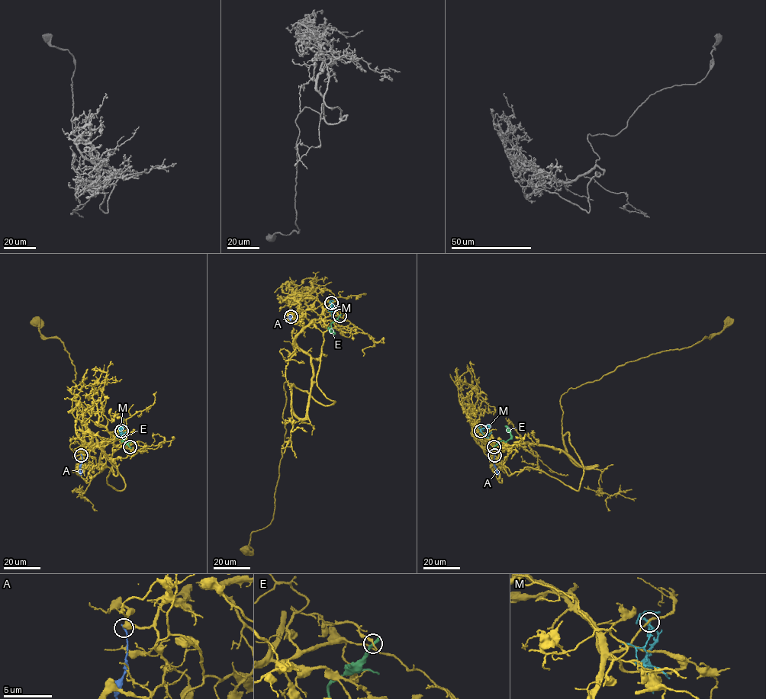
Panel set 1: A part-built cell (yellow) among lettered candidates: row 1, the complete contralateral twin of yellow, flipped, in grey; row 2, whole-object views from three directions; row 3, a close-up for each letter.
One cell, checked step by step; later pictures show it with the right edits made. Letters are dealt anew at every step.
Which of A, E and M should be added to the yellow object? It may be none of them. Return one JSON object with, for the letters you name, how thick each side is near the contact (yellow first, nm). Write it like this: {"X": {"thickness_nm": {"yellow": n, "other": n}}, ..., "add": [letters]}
{"add": []}

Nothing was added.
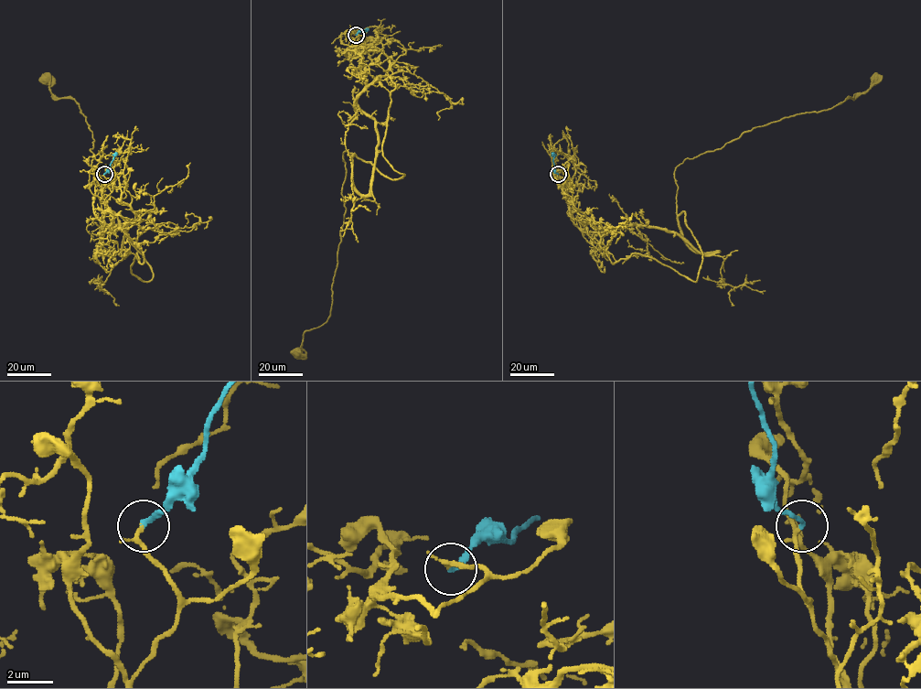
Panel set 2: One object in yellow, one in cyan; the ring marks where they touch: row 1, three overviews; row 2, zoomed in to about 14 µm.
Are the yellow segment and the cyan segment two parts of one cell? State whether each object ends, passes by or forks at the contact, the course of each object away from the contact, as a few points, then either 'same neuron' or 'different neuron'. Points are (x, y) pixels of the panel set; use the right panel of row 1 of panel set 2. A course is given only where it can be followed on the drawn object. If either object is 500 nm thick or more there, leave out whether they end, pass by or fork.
yellow passes by; cyan ends there; yellow runs (558, 174), (582, 231), (650, 226), (712, 254), (685, 241), (676, 167), (755, 127), (832, 108), (877, 78); cyan runs (558, 174), (551, 152); same neuron

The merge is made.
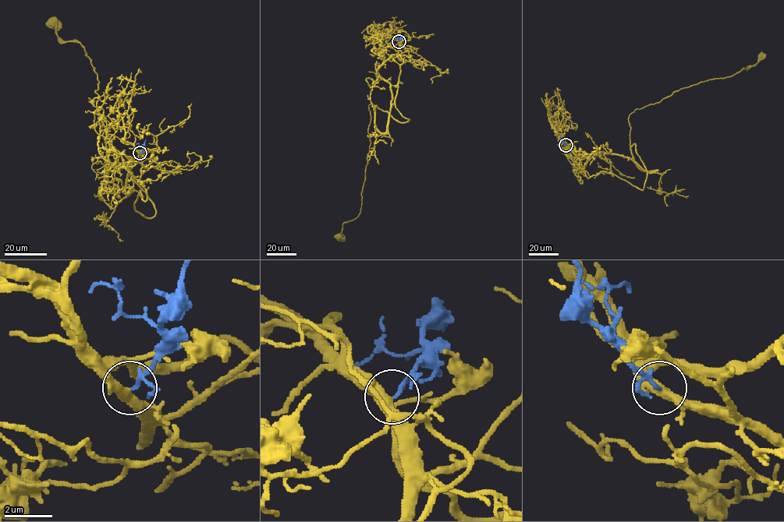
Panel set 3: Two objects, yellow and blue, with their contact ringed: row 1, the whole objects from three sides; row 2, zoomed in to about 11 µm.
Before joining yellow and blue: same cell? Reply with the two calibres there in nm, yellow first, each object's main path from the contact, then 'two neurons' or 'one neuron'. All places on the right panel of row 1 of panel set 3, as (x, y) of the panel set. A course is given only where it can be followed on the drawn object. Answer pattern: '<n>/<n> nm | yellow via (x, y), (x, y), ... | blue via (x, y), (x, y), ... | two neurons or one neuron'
400/120 nm | yellow via (565, 145), (583, 155), (628, 156), (654, 171), (636, 163), (629, 114), (682, 88), (732, 75), (762, 56) | blue via (565, 145), (560, 135) | one neuron

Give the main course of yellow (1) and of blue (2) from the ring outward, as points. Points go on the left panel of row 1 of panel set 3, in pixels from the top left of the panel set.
1: (140, 153), (134, 164), (109, 165), (130, 167), (122, 192), (106, 190), (97, 75), (54, 22)
2: (140, 153), (146, 139)

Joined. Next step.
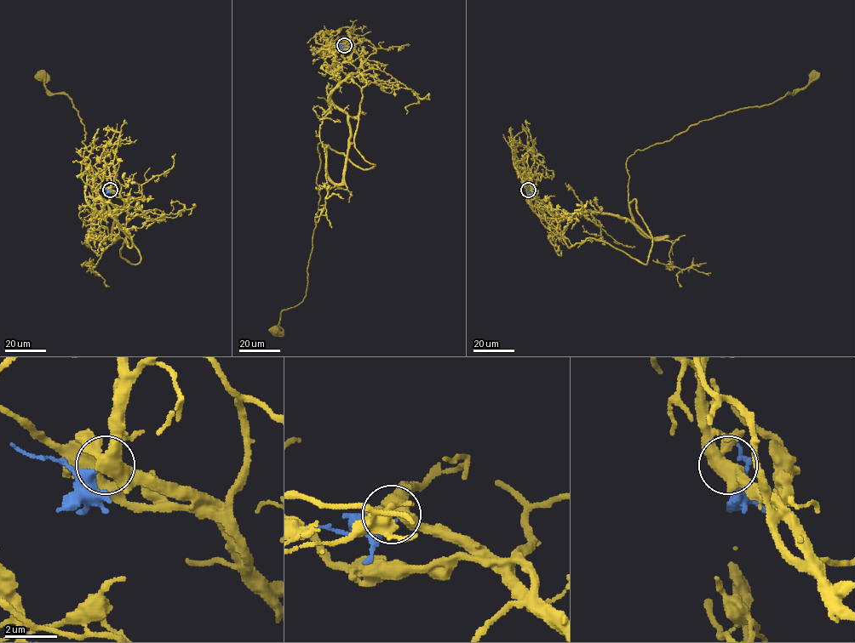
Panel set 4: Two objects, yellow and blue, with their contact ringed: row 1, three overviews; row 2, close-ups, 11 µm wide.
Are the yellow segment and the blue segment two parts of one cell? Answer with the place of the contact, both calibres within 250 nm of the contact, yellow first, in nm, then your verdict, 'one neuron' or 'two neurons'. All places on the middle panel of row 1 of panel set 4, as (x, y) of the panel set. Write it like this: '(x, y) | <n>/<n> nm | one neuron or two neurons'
(344, 45) | 440/260 nm | one neuron

